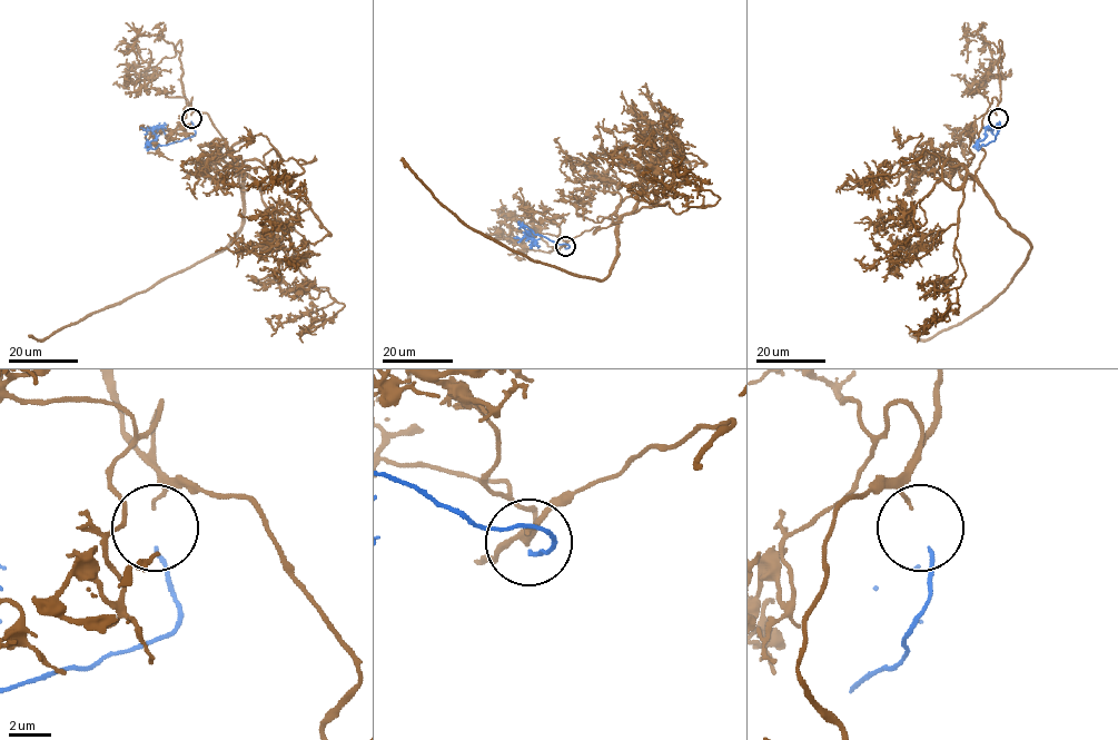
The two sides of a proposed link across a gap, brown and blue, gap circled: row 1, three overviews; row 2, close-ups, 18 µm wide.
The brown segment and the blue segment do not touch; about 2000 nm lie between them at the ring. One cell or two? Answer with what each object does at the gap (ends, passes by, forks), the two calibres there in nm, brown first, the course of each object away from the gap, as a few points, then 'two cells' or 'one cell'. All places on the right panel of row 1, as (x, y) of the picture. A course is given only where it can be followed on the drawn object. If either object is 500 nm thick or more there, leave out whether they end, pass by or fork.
brown ends; blue ends; calibres 160 and 180 nm; course brown (996, 115), (983, 116), (977, 183), (1030, 243), (1028, 257), (983, 309), (928, 339), (909, 335); course blue (999, 121), (996, 138), (977, 147), (986, 130), (993, 127), (997, 135); one cell

